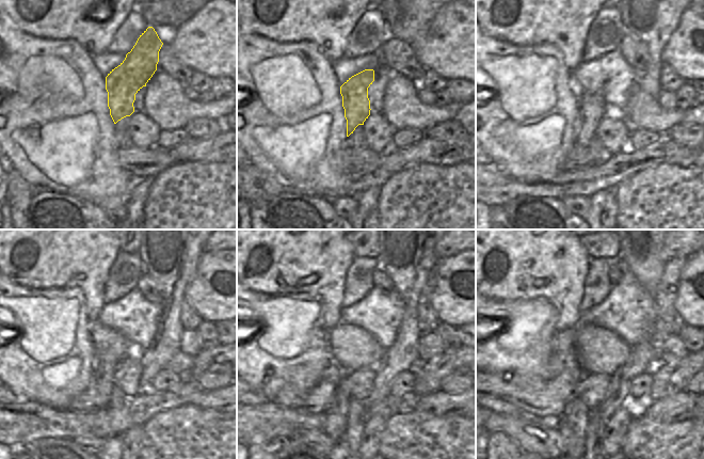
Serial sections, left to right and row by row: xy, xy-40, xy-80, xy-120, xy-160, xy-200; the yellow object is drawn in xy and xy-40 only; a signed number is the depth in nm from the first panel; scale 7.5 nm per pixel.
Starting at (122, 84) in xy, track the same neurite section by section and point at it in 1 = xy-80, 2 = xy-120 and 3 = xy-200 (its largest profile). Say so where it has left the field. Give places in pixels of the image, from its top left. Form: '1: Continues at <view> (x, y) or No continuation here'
1: Continues at xy-80 (592, 106)
2: Continues at xy-120 (106, 372)
3: Continues at xy-200 (572, 423)

